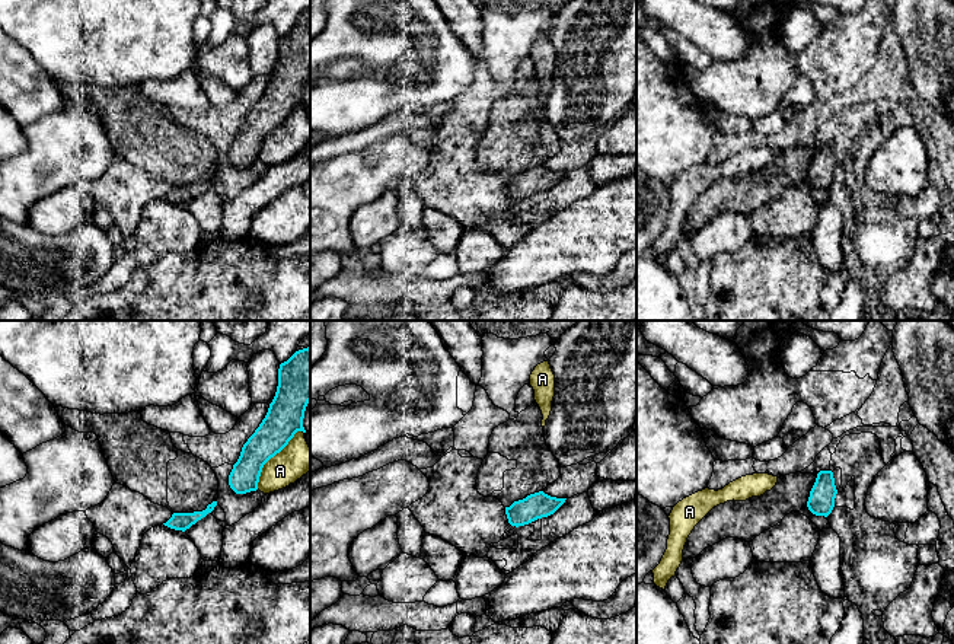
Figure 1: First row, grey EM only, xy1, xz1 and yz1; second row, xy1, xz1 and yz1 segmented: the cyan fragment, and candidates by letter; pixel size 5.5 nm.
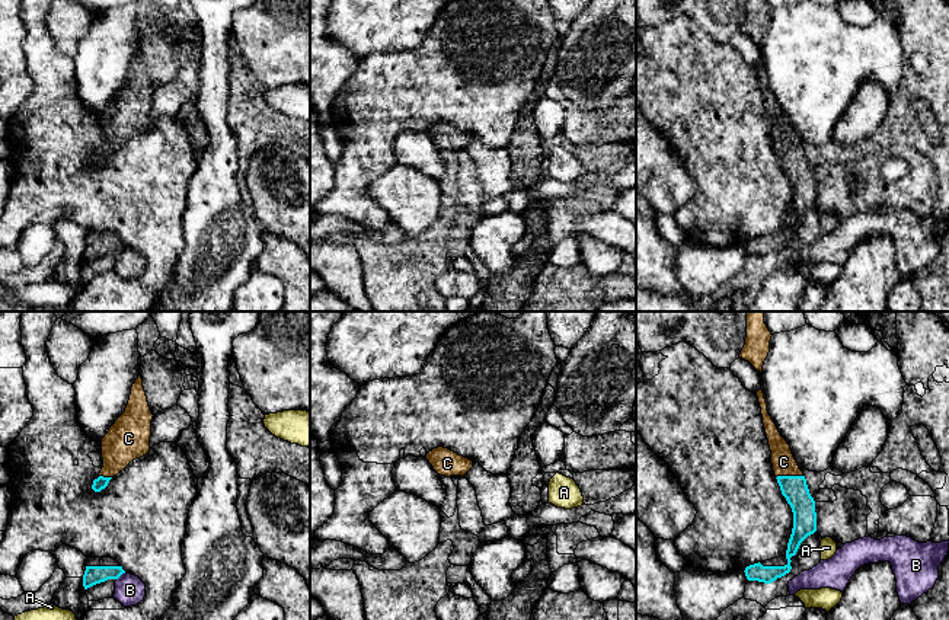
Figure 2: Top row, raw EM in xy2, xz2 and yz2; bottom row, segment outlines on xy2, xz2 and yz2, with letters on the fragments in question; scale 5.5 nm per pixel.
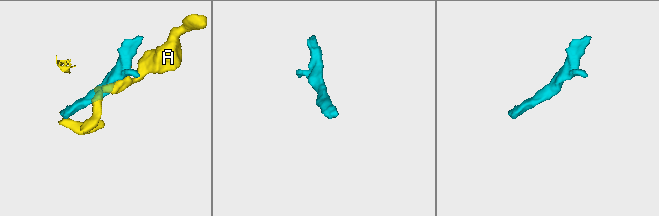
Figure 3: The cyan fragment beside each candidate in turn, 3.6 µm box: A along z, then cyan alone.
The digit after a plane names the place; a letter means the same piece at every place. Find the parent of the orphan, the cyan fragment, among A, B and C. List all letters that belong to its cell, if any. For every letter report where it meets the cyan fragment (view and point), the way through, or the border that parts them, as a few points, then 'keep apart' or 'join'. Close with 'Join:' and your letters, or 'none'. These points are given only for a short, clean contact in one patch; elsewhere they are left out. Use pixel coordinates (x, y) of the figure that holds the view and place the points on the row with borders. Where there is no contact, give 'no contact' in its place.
A: xy1 (273, 456) | keep apart
B: xy2 (120, 575) | keep apart
C: yz2 (789, 476) | across yz2 (793, 488), (789, 476), (783, 462) | join
Join: C

